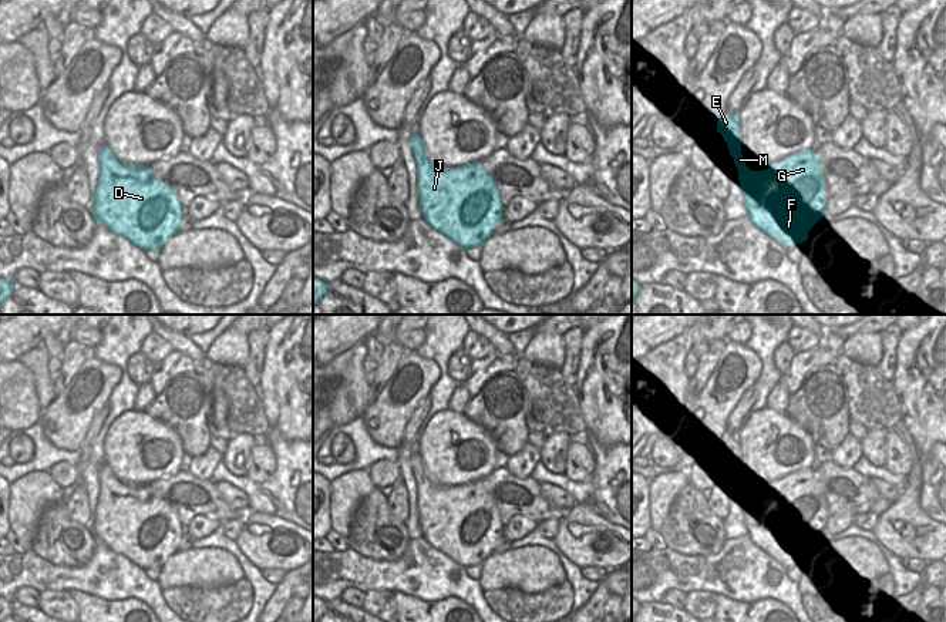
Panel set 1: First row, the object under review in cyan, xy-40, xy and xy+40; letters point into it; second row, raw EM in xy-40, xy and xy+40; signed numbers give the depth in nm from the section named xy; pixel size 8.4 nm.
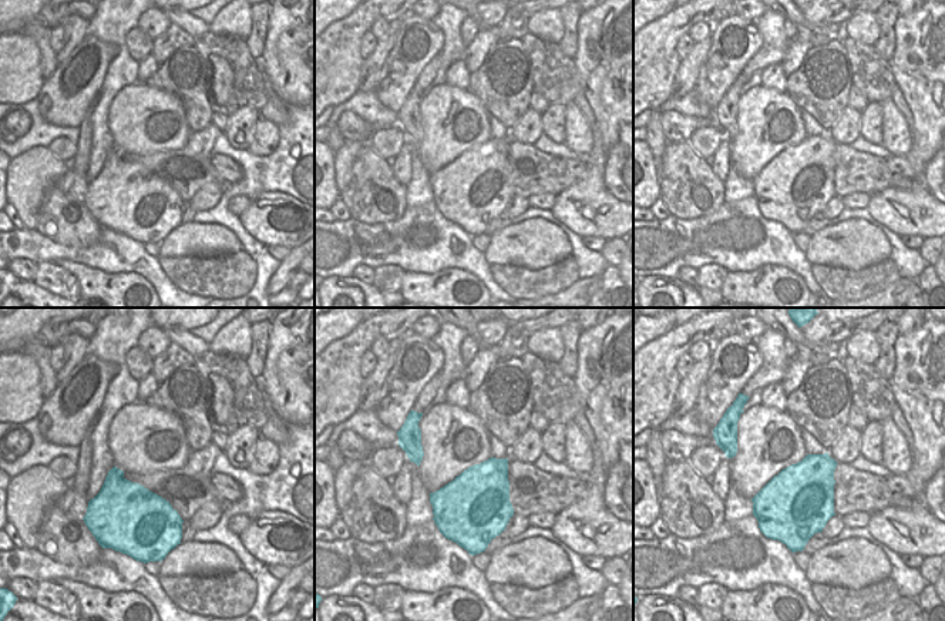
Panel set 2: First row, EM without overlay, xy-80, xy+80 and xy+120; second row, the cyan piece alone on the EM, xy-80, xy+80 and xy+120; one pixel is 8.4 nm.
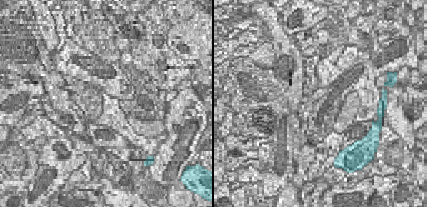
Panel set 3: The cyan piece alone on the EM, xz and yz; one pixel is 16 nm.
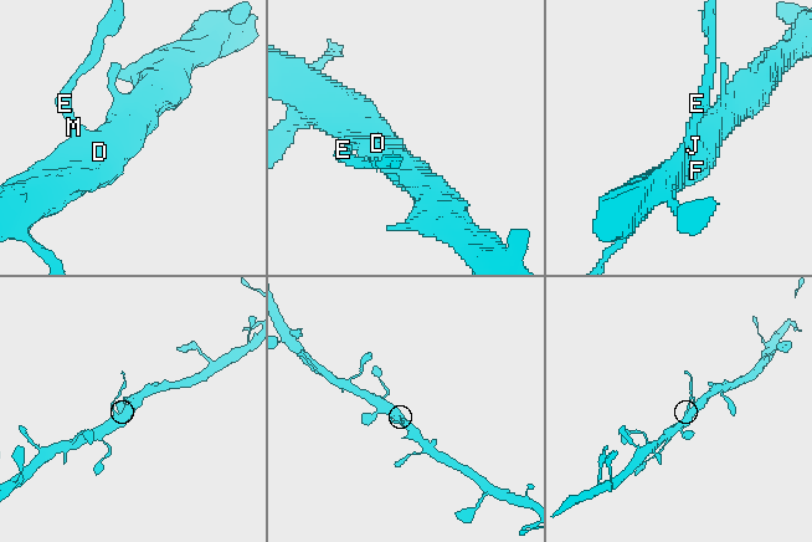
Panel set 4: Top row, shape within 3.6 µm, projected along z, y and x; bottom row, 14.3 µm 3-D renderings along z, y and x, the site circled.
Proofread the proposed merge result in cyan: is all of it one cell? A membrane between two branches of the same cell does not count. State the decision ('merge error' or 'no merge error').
merge error

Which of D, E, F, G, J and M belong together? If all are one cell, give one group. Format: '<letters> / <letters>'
D F G J M / E

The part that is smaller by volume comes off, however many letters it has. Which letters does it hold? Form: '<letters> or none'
E

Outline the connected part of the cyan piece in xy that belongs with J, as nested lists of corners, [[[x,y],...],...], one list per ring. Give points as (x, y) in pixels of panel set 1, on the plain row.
[[[422,458],[411,464],[417,483],[417,511],[422,537],[464,568],[482,564],[502,537],[499,511],[479,481],[441,487],[425,475]]]

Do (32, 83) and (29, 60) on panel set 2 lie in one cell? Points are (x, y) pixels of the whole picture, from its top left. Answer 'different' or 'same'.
same

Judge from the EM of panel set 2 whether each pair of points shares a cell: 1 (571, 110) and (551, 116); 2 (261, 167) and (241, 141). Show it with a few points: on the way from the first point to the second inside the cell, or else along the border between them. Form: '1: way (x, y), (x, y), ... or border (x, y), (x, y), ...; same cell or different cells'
1: border (567, 106), (564, 143); different cells
2: border (222, 133), (232, 147), (246, 150); different cells

